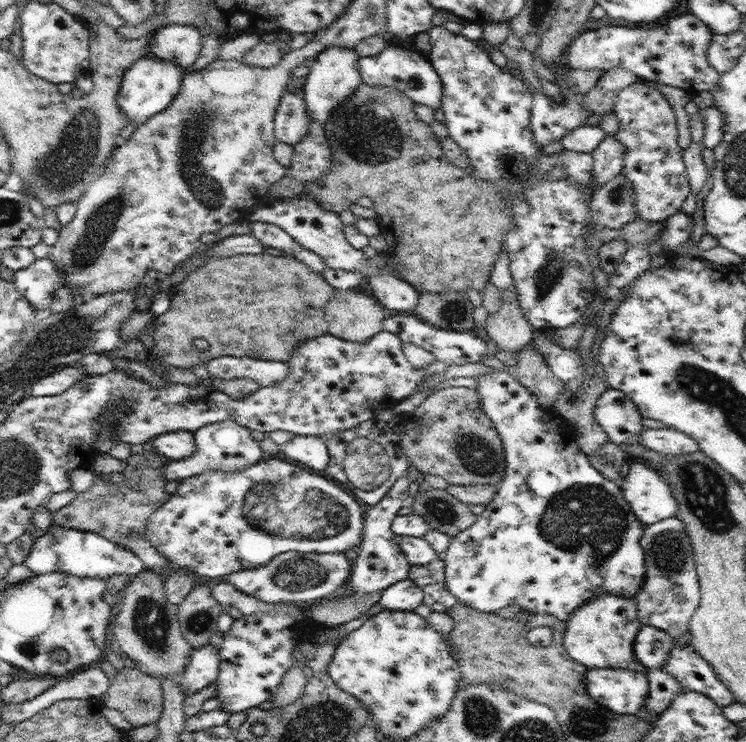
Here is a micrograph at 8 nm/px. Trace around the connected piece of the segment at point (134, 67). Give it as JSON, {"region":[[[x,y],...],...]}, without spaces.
{"region":[[[146,55],[132,63],[123,74],[121,88],[117,97],[118,105],[122,113],[127,117],[127,122],[140,126],[152,116],[158,115],[168,108],[172,100],[179,94],[185,69],[180,63],[164,61]]]}

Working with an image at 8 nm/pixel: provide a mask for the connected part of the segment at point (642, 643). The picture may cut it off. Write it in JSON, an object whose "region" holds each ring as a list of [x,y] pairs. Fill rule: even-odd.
{"region":[[[642,625],[641,632],[638,632],[634,641],[634,656],[648,669],[660,668],[675,645],[672,636],[666,632]]]}

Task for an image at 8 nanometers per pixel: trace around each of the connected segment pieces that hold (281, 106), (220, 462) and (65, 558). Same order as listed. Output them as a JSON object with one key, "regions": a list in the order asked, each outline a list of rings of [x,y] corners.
{"regions":[[[[284,91],[275,113],[275,138],[294,147],[309,136],[310,118],[302,96]]],[[[223,420],[222,422],[206,424],[194,431],[194,444],[196,449],[192,455],[182,459],[168,459],[166,466],[162,467],[162,474],[168,481],[188,478],[198,475],[210,469],[222,469],[226,472],[236,472],[248,465],[256,464],[264,458],[260,442],[250,434],[250,429],[234,422]]],[[[54,522],[51,523],[50,528],[44,535],[39,536],[34,541],[33,548],[23,564],[34,575],[62,571],[72,576],[100,578],[101,580],[117,574],[124,574],[129,577],[136,576],[148,568],[130,550],[108,540],[106,537],[94,532],[62,527]]]]}

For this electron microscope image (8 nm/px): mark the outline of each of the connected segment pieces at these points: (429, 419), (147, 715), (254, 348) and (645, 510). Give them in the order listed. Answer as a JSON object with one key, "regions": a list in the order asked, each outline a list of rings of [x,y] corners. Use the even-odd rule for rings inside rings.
{"regions":[[[[448,387],[432,392],[412,412],[406,412],[404,435],[401,436],[408,462],[419,472],[442,476],[449,484],[495,484],[505,475],[505,454],[501,436],[484,412],[482,400],[476,389]]],[[[124,667],[117,672],[102,703],[122,712],[134,726],[146,726],[160,720],[163,711],[162,682],[137,667]]],[[[267,252],[252,254],[252,256],[246,256],[246,254],[242,254],[242,256],[210,256],[206,262],[202,262],[202,266],[198,266],[194,272],[190,272],[182,280],[182,284],[178,284],[175,287],[172,286],[171,288],[170,308],[165,313],[156,316],[153,334],[154,350],[151,351],[150,357],[161,358],[165,365],[187,368],[189,370],[198,365],[198,363],[207,363],[218,356],[234,356],[236,358],[248,356],[260,360],[288,362],[288,359],[293,356],[298,340],[305,341],[329,332],[329,324],[326,320],[324,308],[326,308],[328,300],[336,293],[336,289],[326,281],[323,274],[312,272],[306,264],[302,264],[302,262],[291,256],[273,256]],[[196,338],[202,338],[202,340],[208,342],[209,345],[205,352],[195,349],[194,340]]],[[[631,457],[630,469],[625,478],[621,480],[620,491],[626,502],[630,503],[634,515],[646,526],[674,517],[678,513],[678,505],[670,490],[670,483],[667,482],[661,470],[654,470],[642,462],[636,462]]]]}

